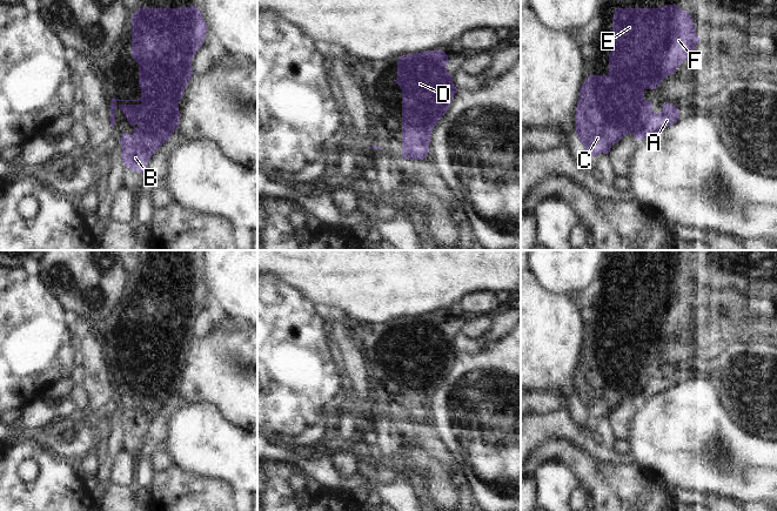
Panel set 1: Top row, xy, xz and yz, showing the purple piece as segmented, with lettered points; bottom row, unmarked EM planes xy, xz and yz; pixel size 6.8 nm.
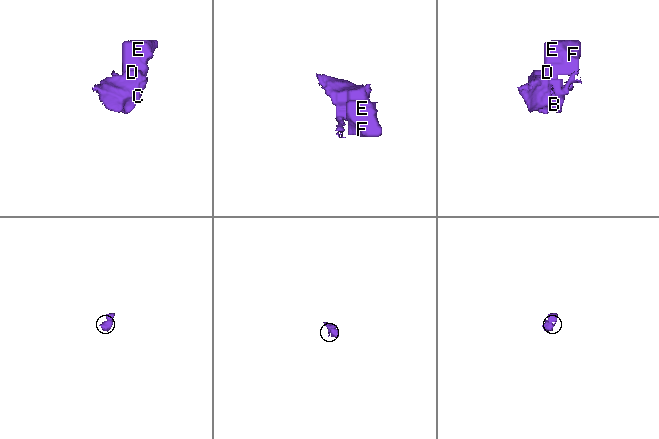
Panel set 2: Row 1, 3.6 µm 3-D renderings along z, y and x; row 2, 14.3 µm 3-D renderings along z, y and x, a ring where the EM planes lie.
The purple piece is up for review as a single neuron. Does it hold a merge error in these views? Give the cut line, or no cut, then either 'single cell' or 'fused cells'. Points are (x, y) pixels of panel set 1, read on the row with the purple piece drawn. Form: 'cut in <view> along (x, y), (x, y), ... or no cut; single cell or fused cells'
cut in xz along (397, 76), (404, 83), (407, 108), (427, 108), (454, 93); fused cells

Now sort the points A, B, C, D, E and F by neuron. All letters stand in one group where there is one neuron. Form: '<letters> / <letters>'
A B C D / E F

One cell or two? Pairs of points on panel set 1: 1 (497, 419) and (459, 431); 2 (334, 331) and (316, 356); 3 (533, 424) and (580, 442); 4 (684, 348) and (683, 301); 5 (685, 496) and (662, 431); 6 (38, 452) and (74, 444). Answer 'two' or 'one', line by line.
1: one
2: two
3: one
4: two
5: two
6: two

